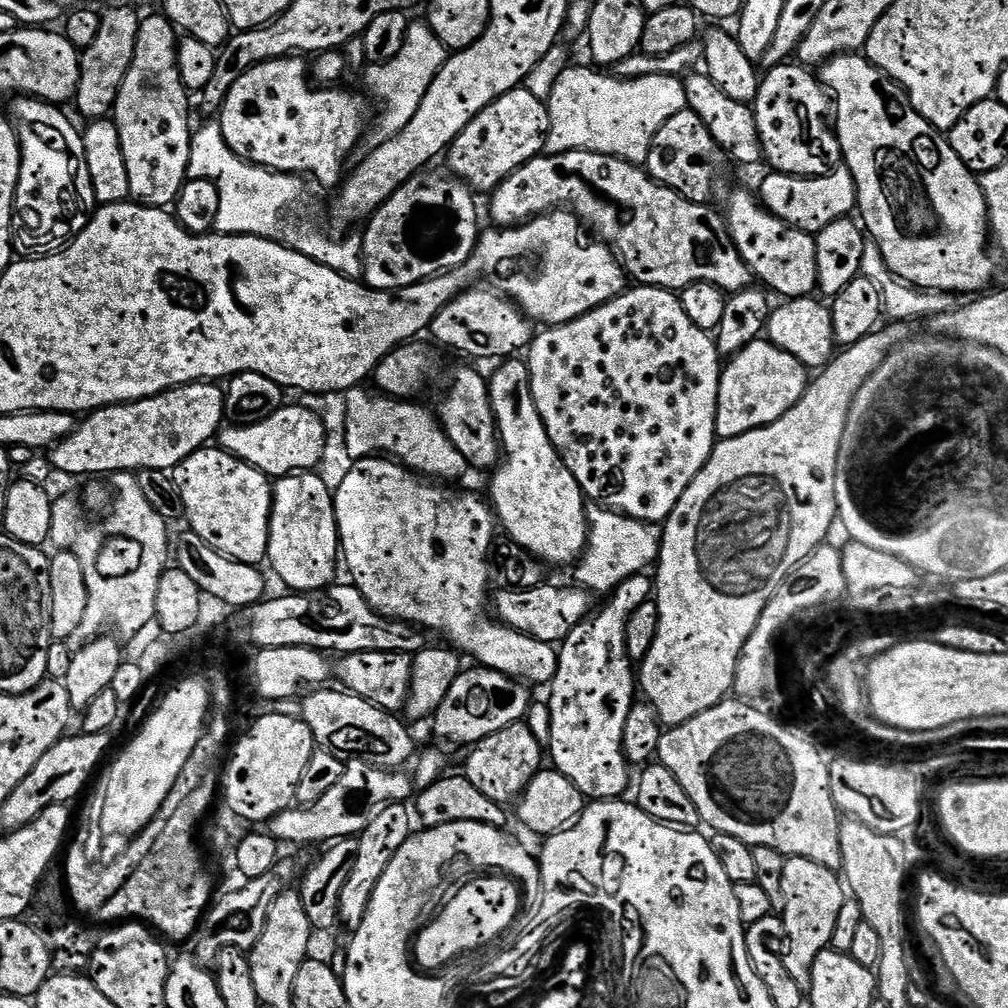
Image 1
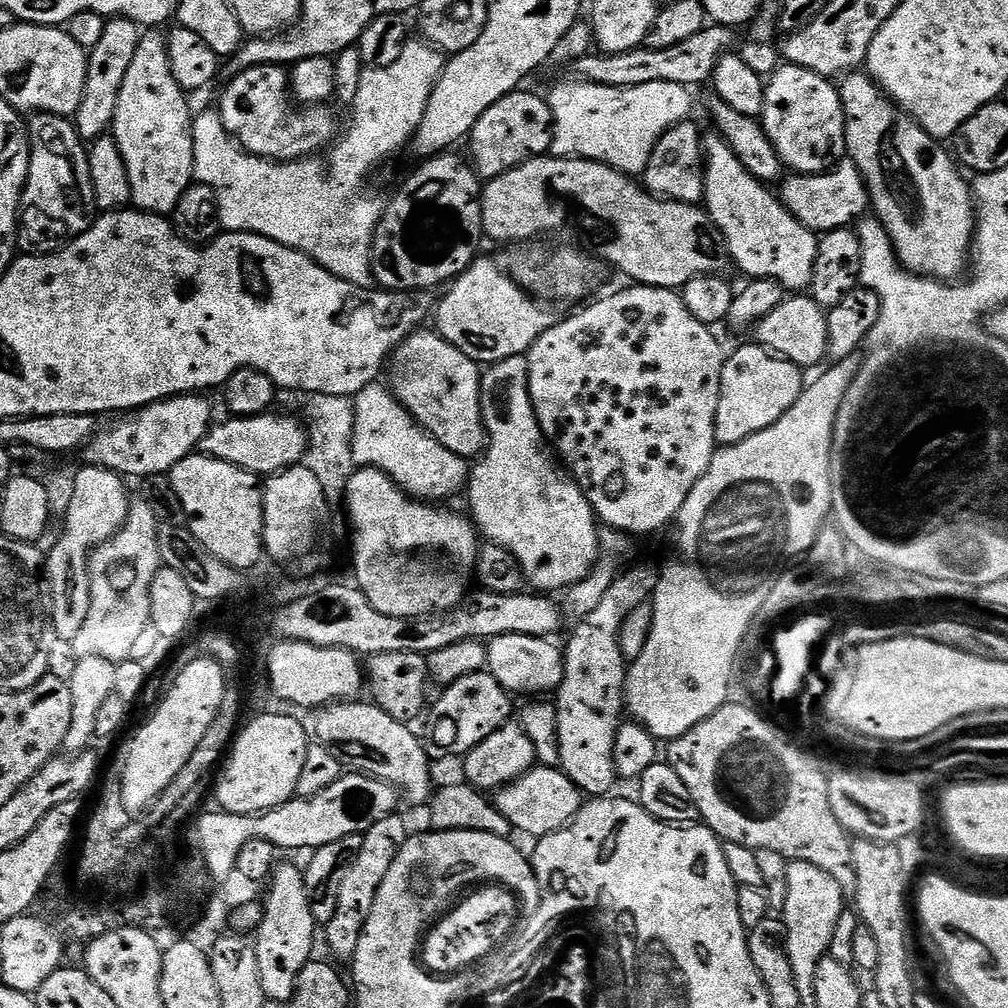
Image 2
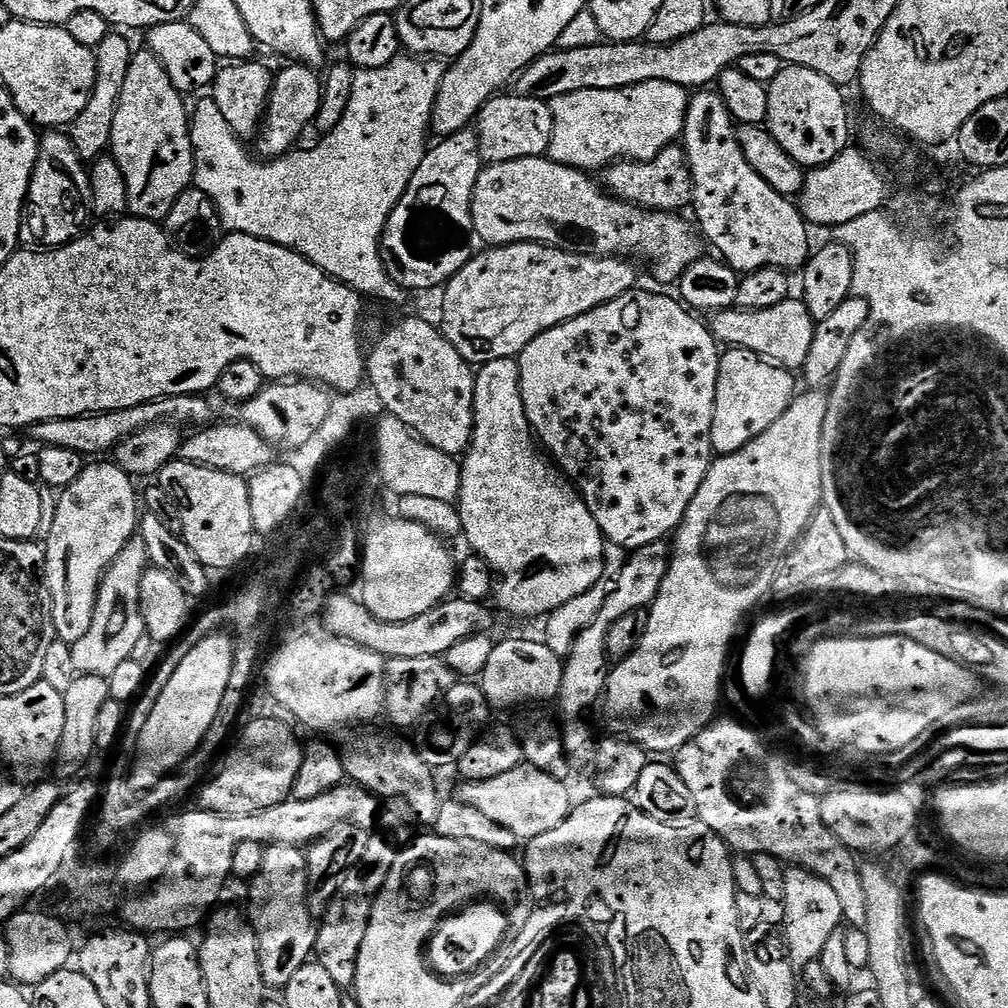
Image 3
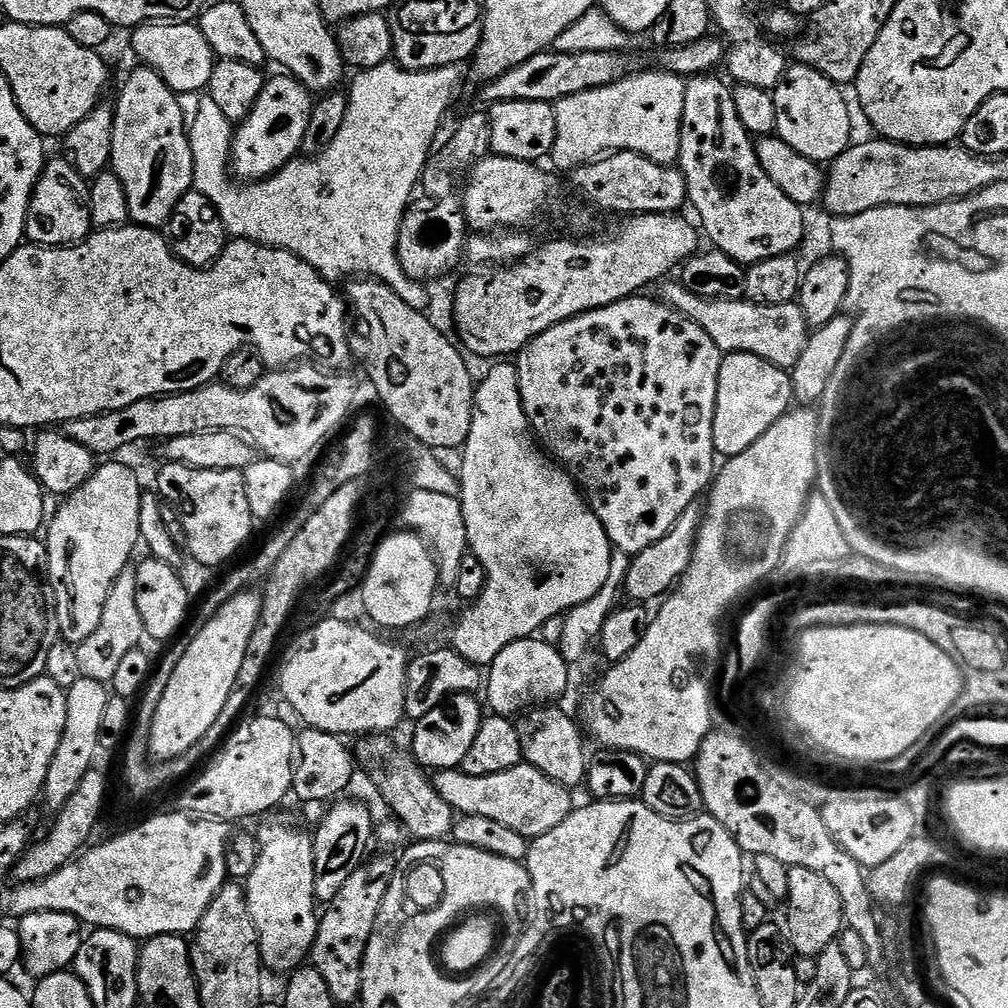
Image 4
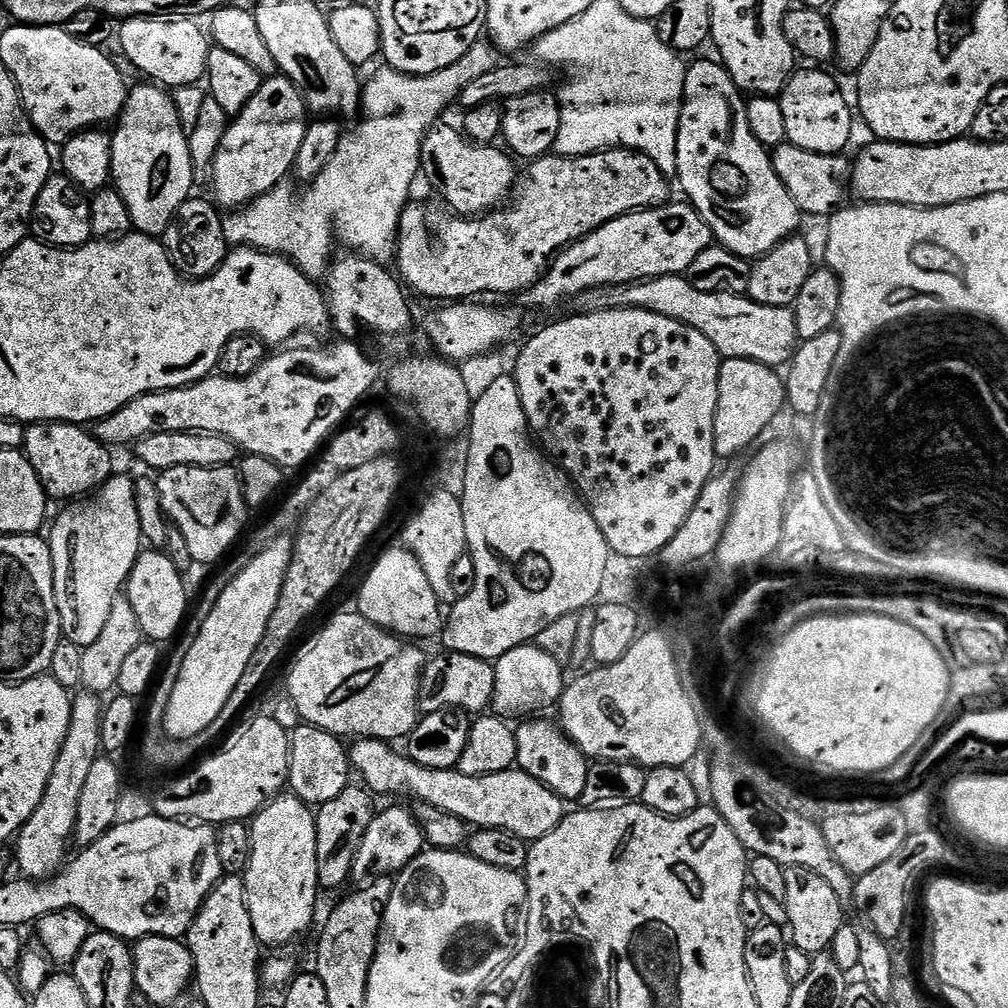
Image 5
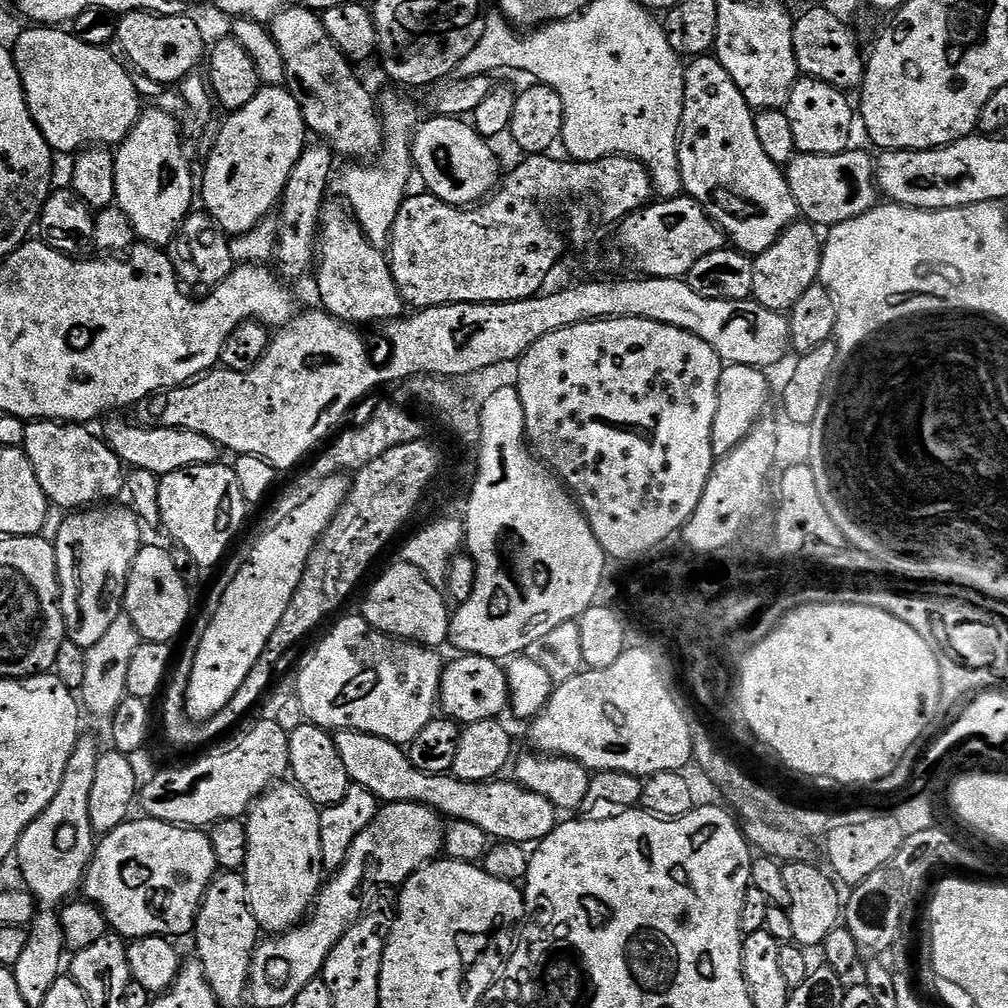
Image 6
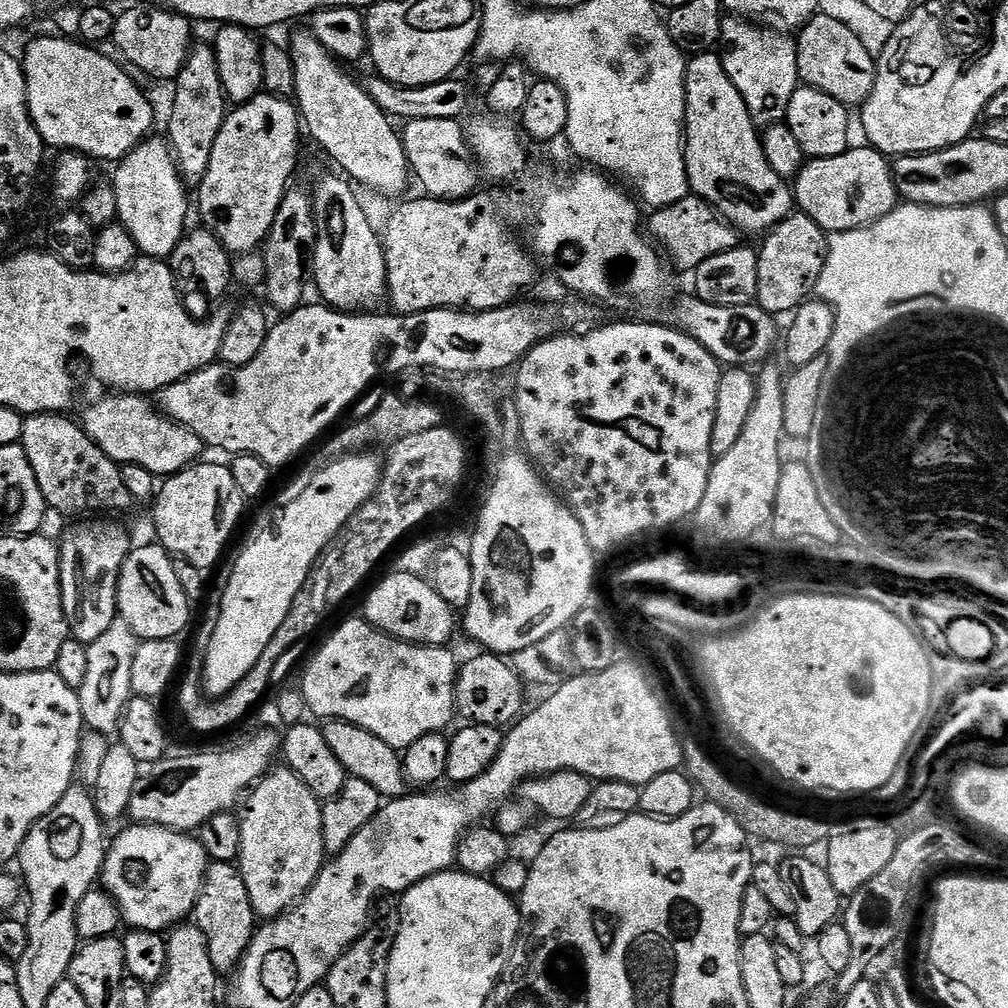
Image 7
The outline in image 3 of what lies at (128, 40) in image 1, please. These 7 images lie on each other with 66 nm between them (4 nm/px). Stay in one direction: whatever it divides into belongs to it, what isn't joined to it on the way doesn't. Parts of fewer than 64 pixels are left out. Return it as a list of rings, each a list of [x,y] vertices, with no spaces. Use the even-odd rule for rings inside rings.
[[[109,34],[100,45],[94,49],[96,53],[96,81],[90,94],[90,102],[86,102],[86,110],[74,118],[70,125],[72,145],[75,146],[80,159],[85,162],[97,160],[109,151],[112,143],[112,127],[114,114],[118,110],[118,102],[122,98],[122,86],[126,86],[126,70],[130,70],[130,62],[134,48],[128,45],[124,34]]]

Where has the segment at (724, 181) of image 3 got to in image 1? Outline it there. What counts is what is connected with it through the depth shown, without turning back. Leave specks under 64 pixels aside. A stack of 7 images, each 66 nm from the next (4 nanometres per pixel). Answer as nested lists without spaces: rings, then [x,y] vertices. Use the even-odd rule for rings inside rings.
[[[736,192],[729,198],[726,219],[738,254],[765,289],[776,291],[780,298],[811,297],[817,291],[818,254],[813,233],[782,222],[748,192]]]

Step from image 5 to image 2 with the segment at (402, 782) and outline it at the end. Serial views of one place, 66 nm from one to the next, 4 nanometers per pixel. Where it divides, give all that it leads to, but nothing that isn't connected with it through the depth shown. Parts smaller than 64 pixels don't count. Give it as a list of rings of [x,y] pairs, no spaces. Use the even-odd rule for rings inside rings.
[[[537,766],[517,778],[513,784],[499,789],[495,793],[494,803],[502,818],[506,818],[506,822],[510,822],[517,833],[525,832],[532,836],[531,838],[539,838],[572,823],[573,818],[580,812],[582,793],[559,767]]]

